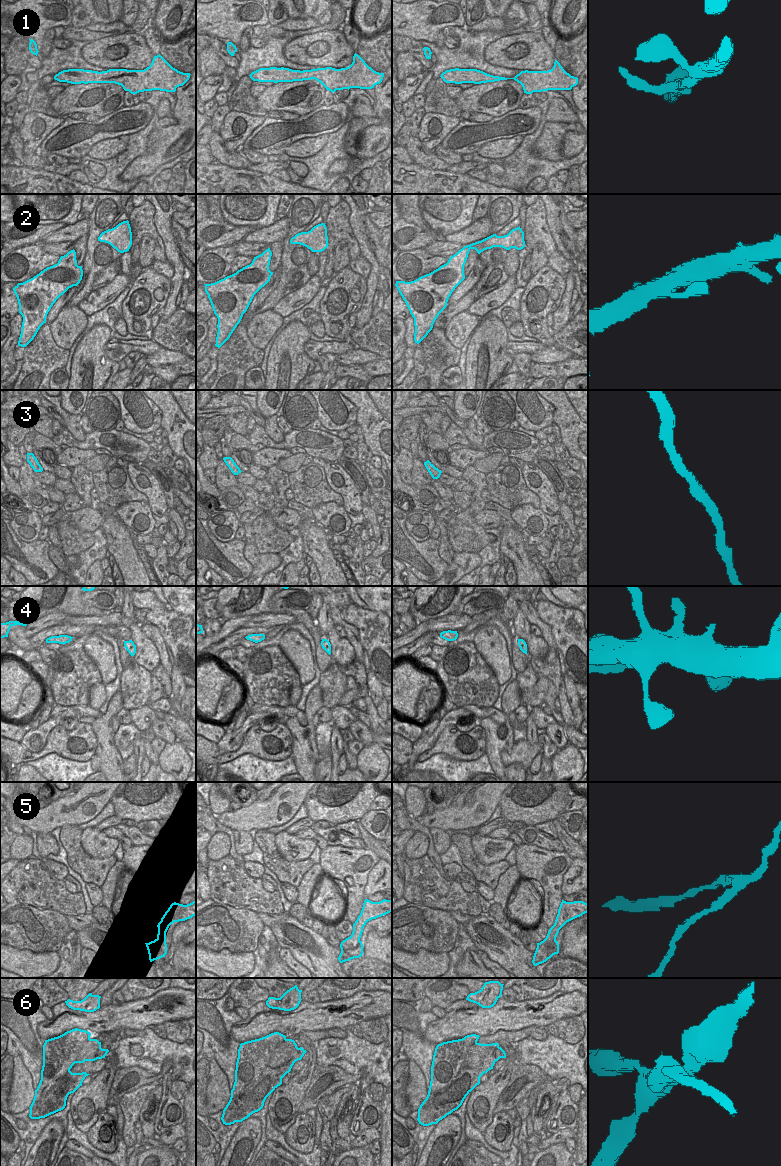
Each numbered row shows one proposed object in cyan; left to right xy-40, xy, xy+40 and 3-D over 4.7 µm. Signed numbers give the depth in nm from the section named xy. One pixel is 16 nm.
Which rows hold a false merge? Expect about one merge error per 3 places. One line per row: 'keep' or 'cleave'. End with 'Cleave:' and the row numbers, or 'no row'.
1: keep
2: keep
3: keep
4: keep
5: cleave
6: cleave
Cleave: 5, 6

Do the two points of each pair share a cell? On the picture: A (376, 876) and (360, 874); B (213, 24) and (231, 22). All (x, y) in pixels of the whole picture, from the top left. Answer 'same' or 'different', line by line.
A: different
B: same

